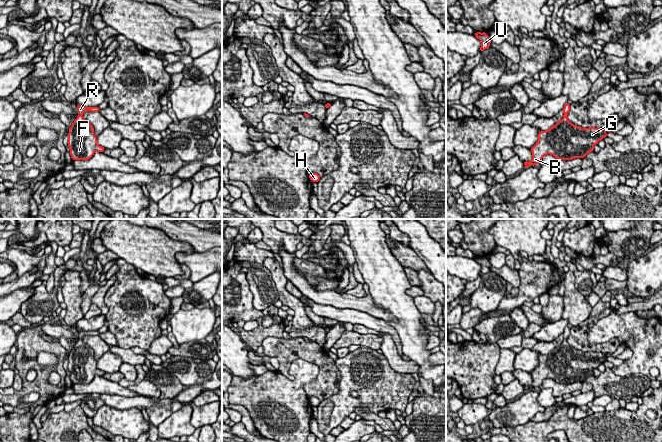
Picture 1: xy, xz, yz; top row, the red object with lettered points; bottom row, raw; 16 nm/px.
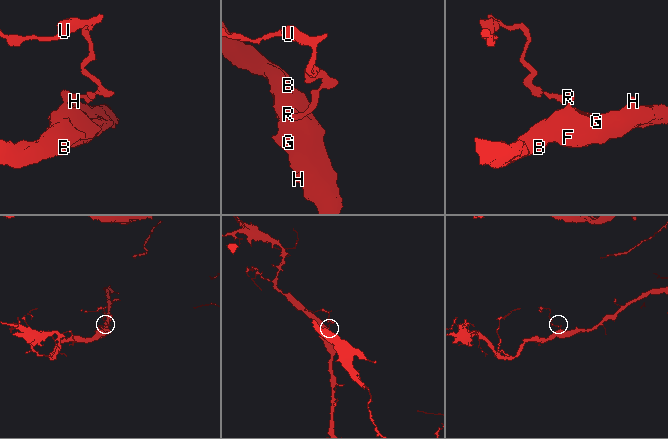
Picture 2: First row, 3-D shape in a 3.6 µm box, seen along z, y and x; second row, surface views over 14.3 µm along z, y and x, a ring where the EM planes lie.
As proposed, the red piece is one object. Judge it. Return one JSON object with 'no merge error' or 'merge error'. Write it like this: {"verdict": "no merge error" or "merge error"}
{"verdict": "no merge error"}

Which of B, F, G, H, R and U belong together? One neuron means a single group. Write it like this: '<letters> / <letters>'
B F G H R U

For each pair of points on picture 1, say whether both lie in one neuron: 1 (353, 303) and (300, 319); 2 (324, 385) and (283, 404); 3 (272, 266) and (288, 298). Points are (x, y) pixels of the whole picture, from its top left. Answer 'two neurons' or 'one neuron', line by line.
1: two neurons
2: two neurons
3: one neuron

